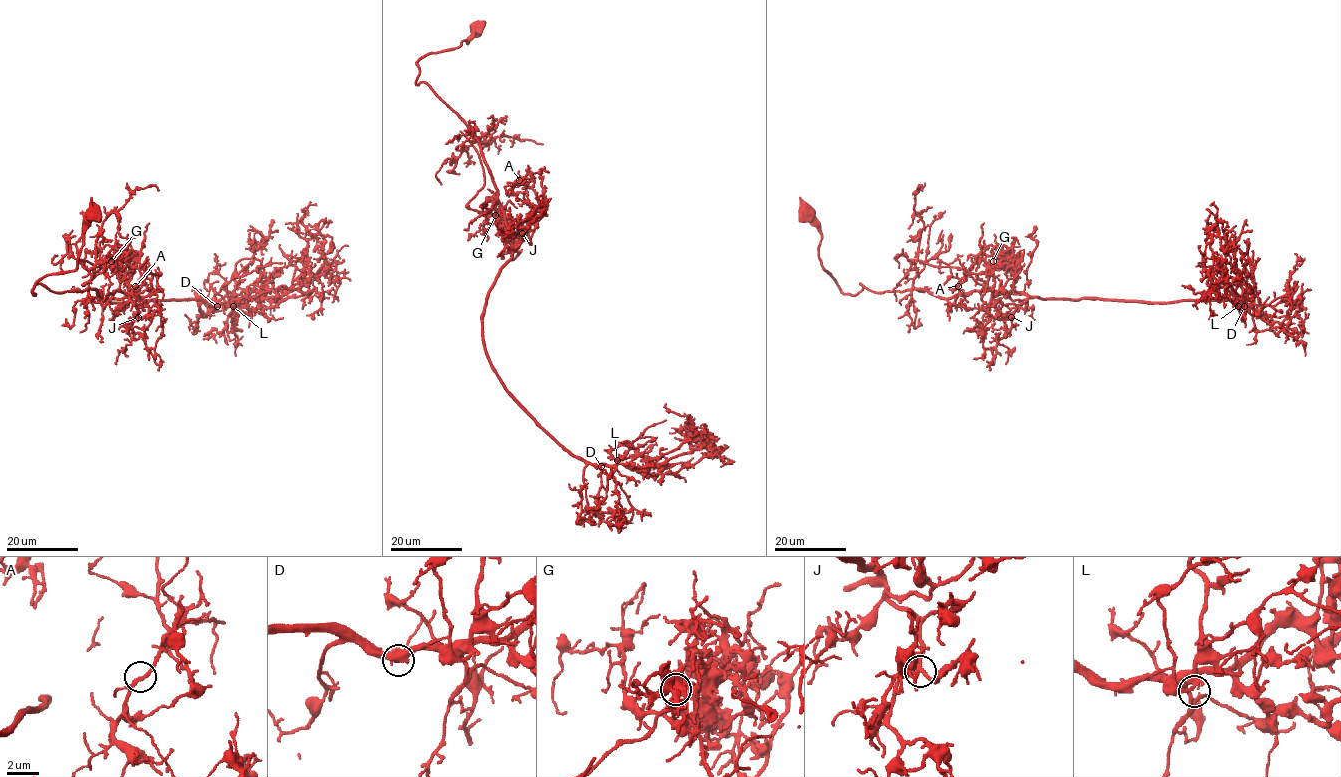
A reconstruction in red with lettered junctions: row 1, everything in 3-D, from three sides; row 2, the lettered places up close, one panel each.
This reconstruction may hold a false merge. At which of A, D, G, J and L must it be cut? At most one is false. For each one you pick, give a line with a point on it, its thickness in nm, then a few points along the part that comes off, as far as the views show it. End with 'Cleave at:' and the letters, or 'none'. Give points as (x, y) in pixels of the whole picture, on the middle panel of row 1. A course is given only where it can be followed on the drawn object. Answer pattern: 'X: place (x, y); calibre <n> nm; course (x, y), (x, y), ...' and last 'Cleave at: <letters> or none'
G: place (495, 215); calibre 130 nm; course (495, 215), (500, 221), (496, 221), (494, 210), (477, 212), (468, 205), (485, 182), (477, 151), (460, 130)
Cleave at: G

